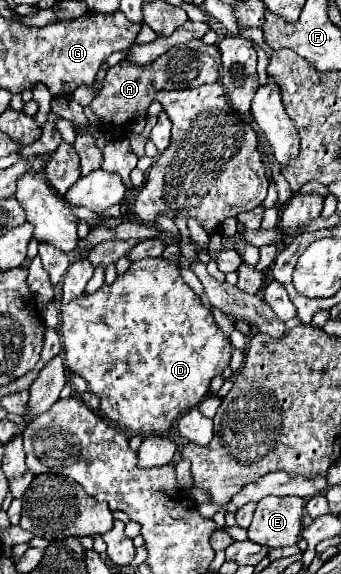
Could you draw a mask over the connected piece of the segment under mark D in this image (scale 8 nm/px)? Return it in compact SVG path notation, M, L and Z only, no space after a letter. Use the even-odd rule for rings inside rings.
M147 257L141 261L135 261L123 275L119 275L115 279L113 285L103 285L101 289L97 289L93 295L81 295L79 299L67 303L61 307L61 341L63 341L63 353L65 353L65 363L69 367L69 371L81 375L87 381L87 389L99 397L99 409L97 413L107 419L109 423L113 423L115 427L119 427L121 431L129 433L129 435L167 435L167 431L173 427L173 423L183 417L189 409L197 407L203 397L209 393L209 383L215 375L219 375L231 359L231 343L229 337L225 337L221 333L221 329L215 325L213 315L209 309L203 307L201 299L195 295L195 291L183 281L181 277L181 269L177 261L169 261L163 257Z

